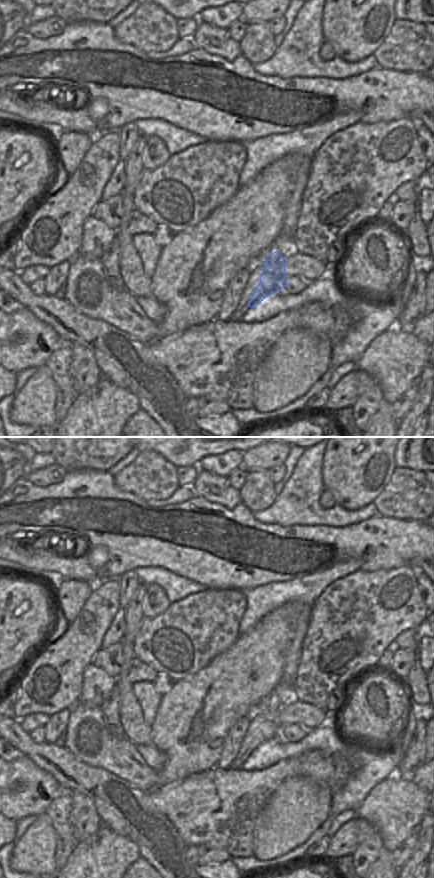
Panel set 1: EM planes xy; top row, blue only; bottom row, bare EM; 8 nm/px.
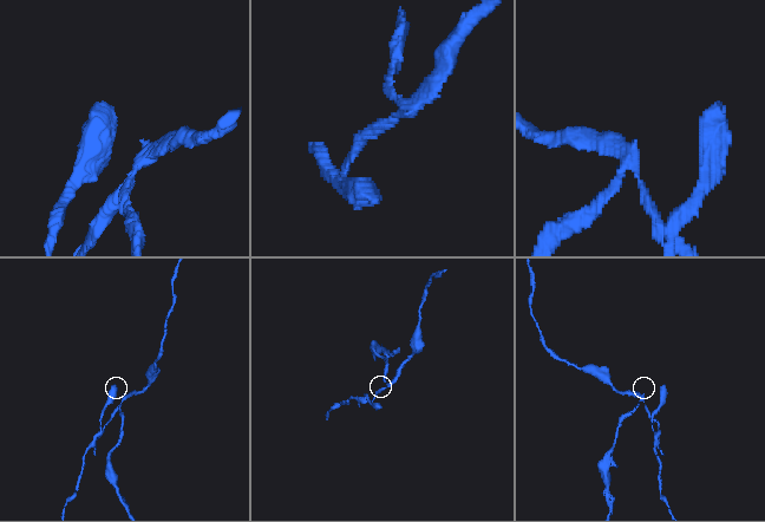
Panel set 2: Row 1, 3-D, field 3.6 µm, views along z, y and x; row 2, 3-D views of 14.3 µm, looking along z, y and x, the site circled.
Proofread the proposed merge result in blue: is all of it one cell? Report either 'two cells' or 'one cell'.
two cells

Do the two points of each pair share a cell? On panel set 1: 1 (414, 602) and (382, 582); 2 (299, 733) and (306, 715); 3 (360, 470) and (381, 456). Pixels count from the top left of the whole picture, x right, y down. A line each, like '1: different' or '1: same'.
1: same
2: different
3: same

